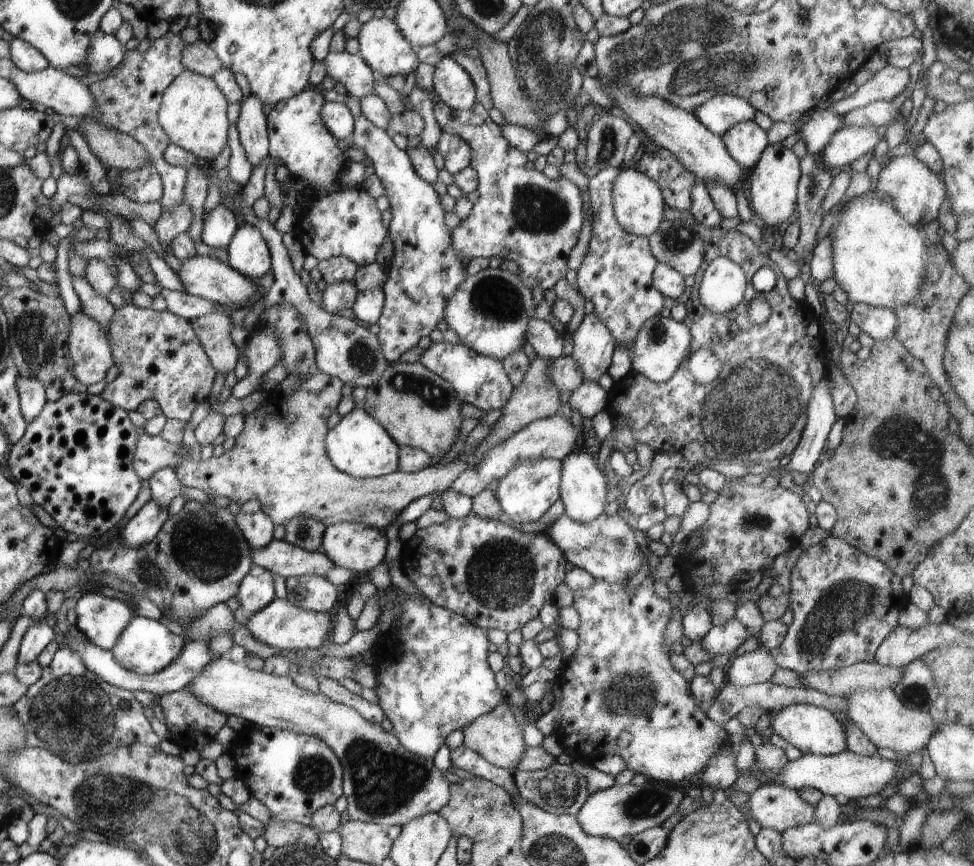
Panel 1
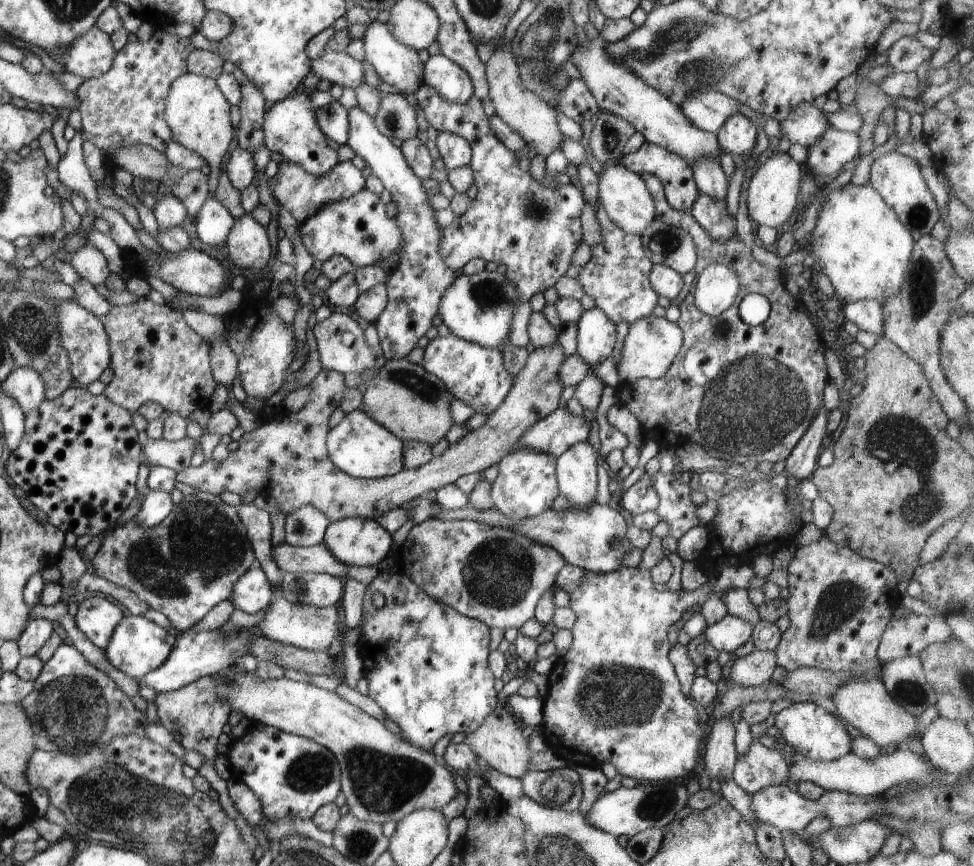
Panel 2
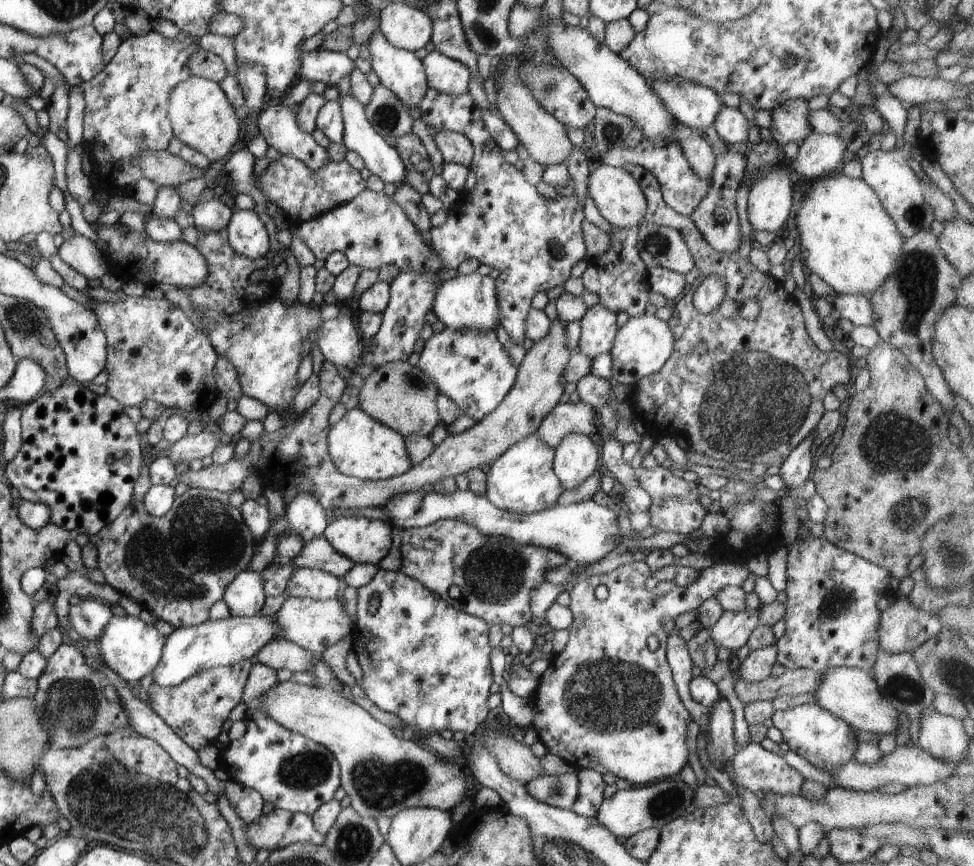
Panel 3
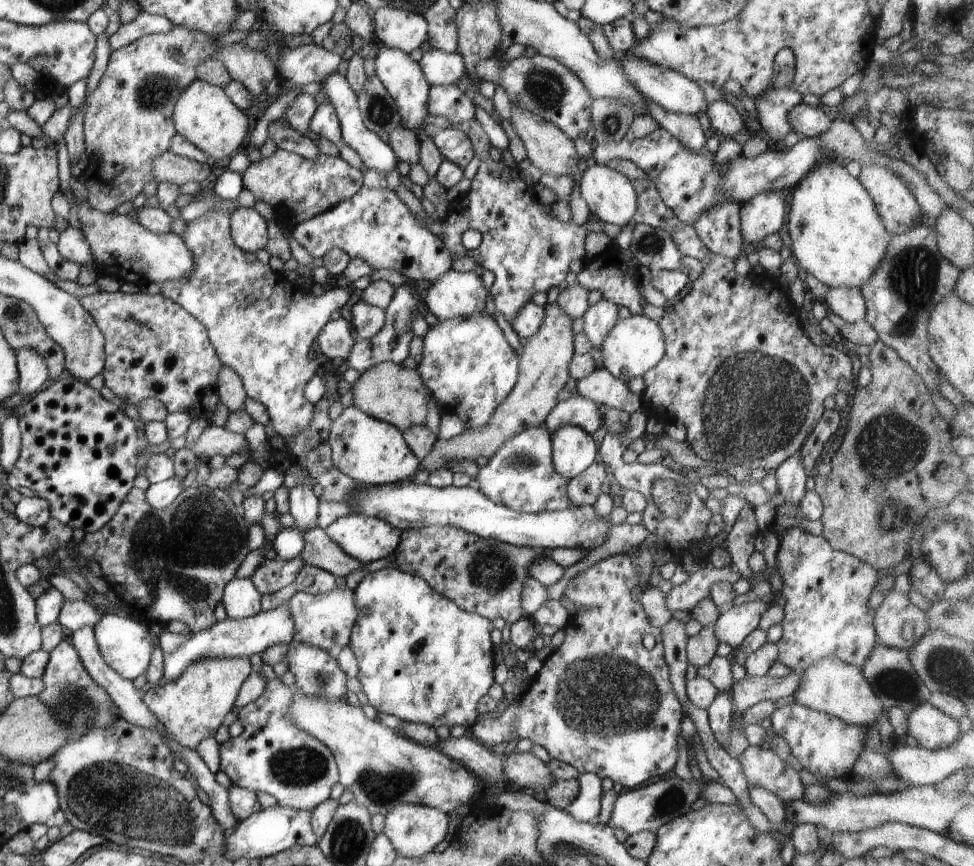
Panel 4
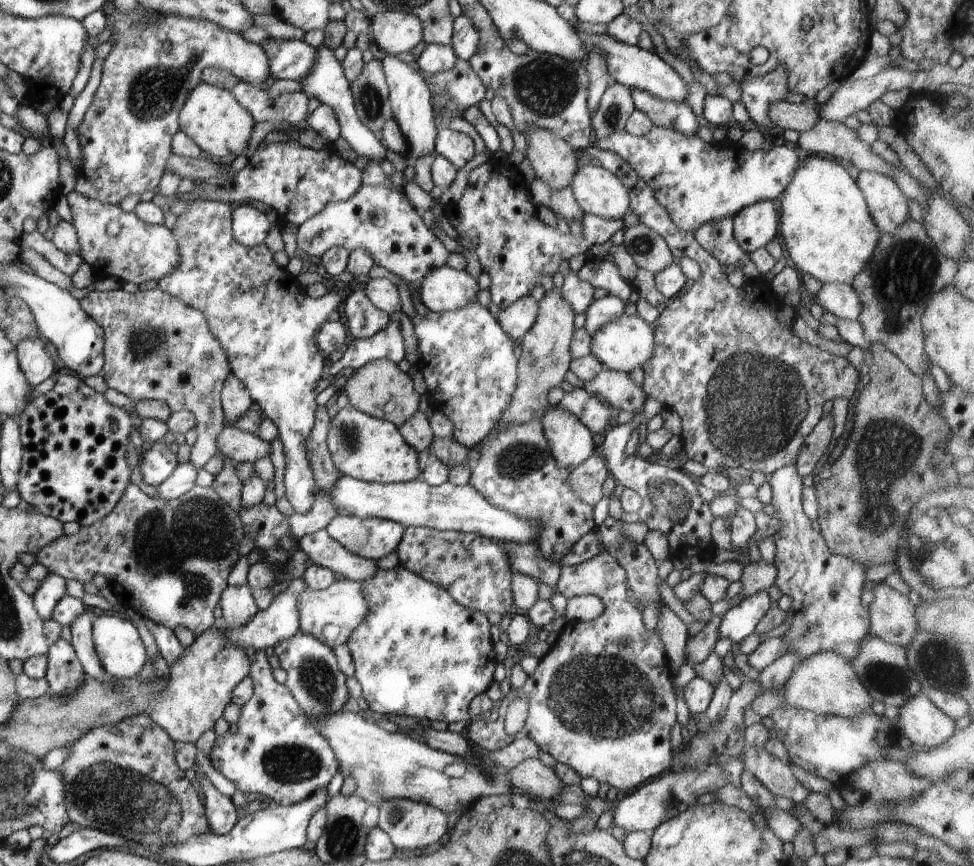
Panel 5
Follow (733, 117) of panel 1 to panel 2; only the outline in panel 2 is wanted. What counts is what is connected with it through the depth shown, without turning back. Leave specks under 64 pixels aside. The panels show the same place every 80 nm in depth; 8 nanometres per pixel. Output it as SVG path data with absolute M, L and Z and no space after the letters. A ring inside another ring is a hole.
M698 91L687 96L678 106L690 124L717 134L729 116L739 113L739 102L718 91Z

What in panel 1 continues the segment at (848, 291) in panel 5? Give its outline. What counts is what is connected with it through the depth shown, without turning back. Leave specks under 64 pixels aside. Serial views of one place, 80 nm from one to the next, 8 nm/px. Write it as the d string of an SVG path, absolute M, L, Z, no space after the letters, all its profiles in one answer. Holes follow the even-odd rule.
M864 303L851 304L848 308L851 320L875 341L895 337L897 316L893 310Z

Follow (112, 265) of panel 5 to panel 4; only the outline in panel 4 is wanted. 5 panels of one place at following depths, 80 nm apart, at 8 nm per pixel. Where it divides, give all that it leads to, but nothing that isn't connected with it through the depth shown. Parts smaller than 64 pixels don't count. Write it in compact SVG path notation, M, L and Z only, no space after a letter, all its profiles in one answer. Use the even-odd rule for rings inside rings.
M76 199L75 211L81 222L82 234L93 252L93 262L99 276L111 276L121 283L132 282L143 287L150 282L160 285L195 271L194 254L180 235L152 232L129 215L94 208L87 199Z

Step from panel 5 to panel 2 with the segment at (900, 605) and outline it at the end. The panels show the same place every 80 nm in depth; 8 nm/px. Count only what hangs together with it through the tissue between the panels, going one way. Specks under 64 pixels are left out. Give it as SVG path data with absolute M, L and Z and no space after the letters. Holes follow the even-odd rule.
M906 614L893 618L882 633L877 655L884 662L916 656L932 643L943 643L953 636L945 616Z

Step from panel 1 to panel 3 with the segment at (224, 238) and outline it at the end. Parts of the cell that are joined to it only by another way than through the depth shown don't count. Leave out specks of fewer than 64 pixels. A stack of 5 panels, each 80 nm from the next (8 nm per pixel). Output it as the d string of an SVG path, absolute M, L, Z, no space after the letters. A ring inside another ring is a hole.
M220 197L206 203L194 204L188 211L194 216L195 227L204 232L226 228L234 209Z

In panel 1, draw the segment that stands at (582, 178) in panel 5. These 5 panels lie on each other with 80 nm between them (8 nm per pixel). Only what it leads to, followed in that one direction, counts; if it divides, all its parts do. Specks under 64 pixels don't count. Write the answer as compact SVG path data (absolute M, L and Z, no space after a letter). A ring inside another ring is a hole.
M634 167L618 168L619 175L612 183L613 209L617 223L624 232L639 237L648 238L656 232L658 225L663 222L665 200L655 180L638 172Z

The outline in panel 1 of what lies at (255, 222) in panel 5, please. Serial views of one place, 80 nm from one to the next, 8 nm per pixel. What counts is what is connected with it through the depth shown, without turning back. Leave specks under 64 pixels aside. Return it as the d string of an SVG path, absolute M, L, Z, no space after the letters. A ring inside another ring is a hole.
M245 223L236 228L227 246L228 264L245 277L258 278L271 269L271 252L259 228Z

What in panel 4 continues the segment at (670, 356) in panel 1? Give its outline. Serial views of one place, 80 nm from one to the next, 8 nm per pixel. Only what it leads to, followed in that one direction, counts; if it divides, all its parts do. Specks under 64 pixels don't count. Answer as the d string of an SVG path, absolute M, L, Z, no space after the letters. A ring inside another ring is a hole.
M631 314L628 318L619 319L605 336L599 349L603 367L616 378L628 383L635 376L643 376L649 368L660 362L664 356L665 340L662 329L656 321L644 314Z

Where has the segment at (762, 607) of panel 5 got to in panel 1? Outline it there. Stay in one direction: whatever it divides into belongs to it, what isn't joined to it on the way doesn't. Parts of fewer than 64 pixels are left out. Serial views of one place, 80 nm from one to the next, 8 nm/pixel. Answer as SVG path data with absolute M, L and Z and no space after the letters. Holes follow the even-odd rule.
M732 617L724 624L713 626L701 640L702 646L713 658L719 654L732 654L752 636L738 619Z

